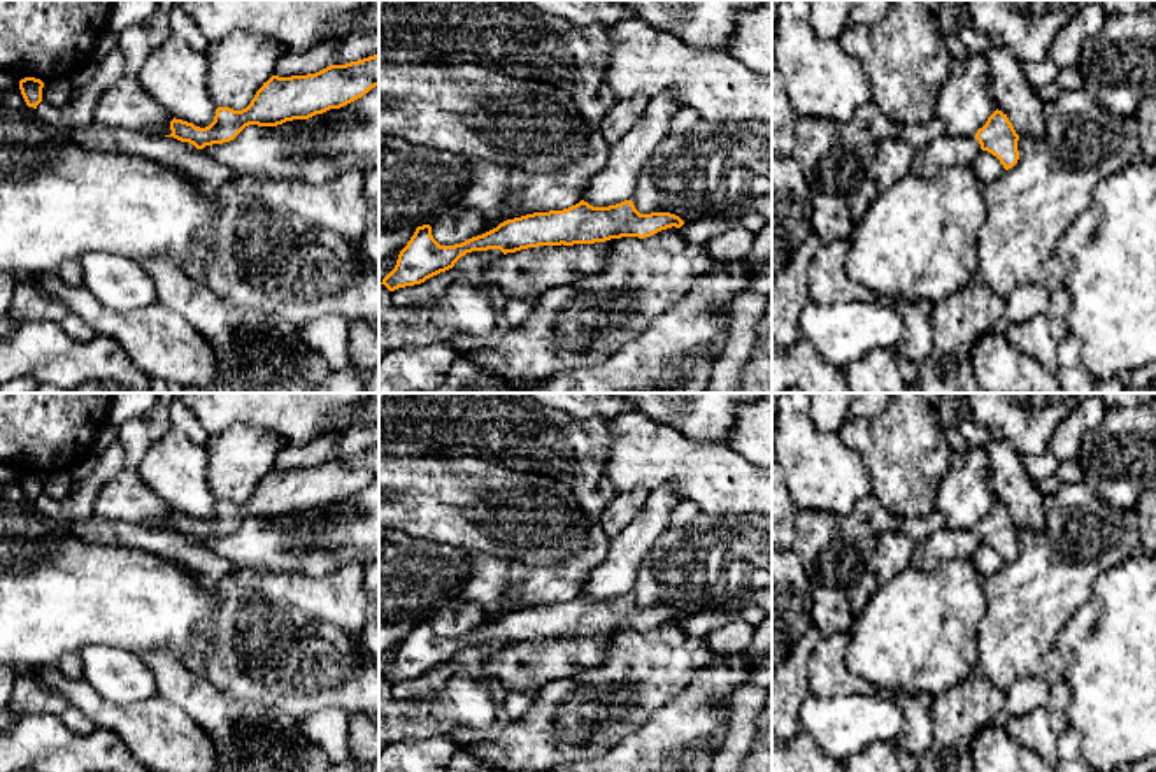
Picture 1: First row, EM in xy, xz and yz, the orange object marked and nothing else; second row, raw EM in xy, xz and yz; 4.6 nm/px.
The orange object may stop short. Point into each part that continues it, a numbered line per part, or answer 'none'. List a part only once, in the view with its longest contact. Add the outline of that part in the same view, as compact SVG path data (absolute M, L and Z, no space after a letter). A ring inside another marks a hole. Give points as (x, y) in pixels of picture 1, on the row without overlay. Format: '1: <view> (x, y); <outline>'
none

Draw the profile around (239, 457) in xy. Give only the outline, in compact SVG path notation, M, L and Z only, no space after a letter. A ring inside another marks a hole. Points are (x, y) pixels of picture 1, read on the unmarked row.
M233 425L212 433L203 444L207 481L218 500L246 502L256 484L274 468L288 444L268 430Z

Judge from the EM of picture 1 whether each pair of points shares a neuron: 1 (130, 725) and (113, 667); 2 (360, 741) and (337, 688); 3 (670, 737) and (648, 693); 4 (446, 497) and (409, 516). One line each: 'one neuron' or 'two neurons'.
1: two neurons
2: two neurons
3: two neurons
4: one neuron

